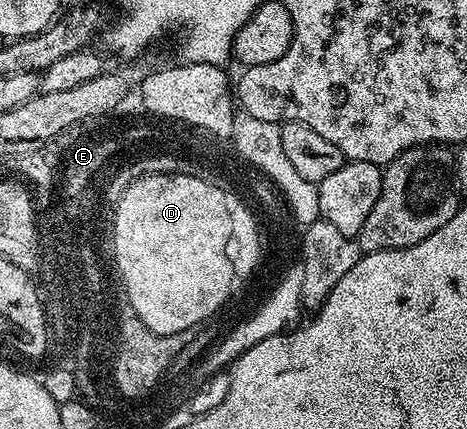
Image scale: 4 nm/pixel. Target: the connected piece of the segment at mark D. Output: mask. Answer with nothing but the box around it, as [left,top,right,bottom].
[115,175,233,335]

